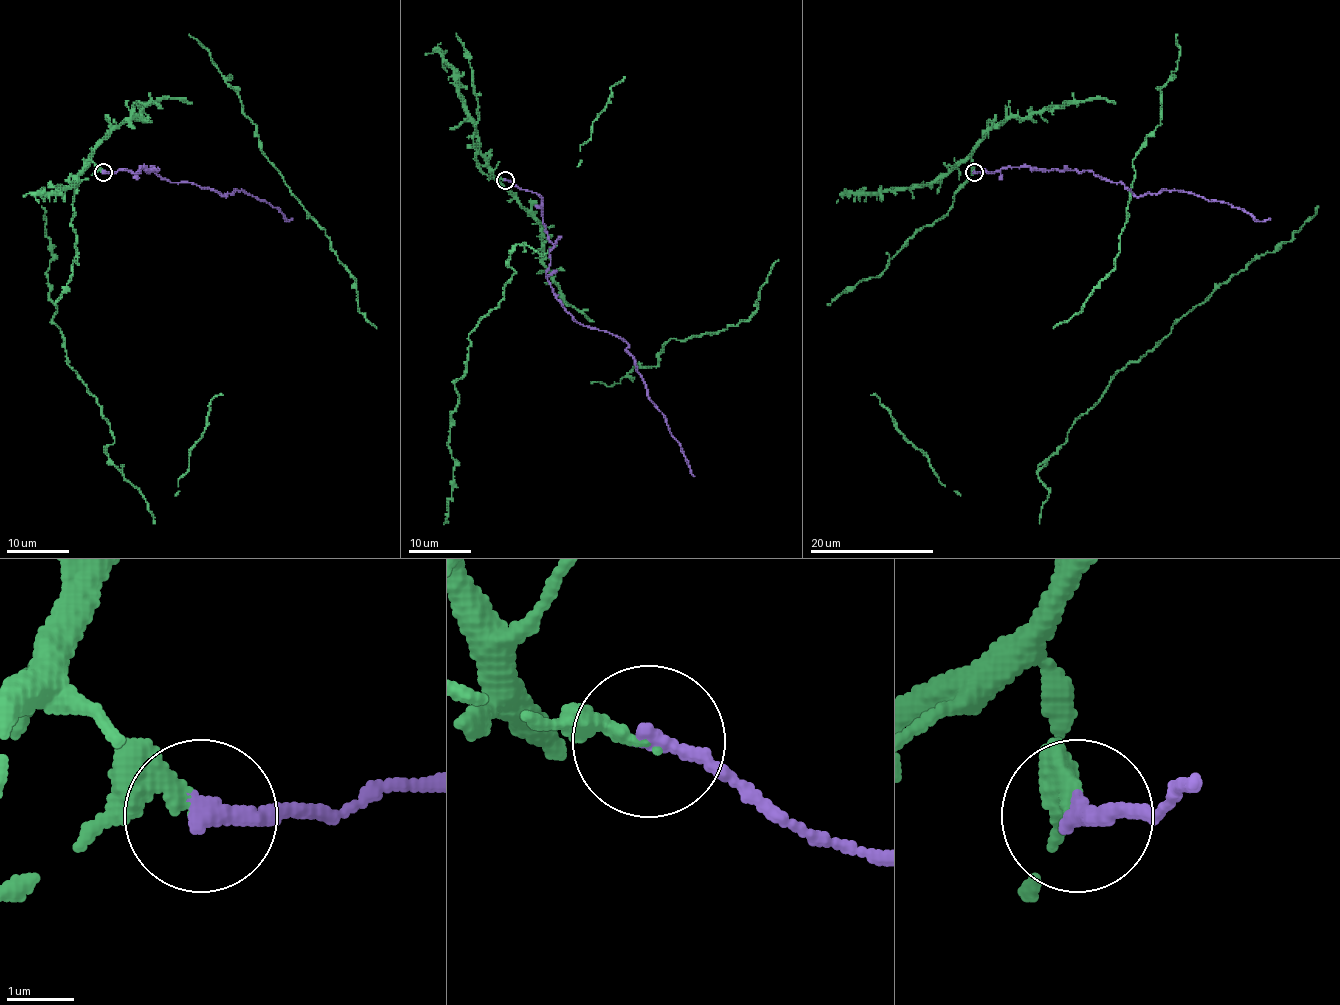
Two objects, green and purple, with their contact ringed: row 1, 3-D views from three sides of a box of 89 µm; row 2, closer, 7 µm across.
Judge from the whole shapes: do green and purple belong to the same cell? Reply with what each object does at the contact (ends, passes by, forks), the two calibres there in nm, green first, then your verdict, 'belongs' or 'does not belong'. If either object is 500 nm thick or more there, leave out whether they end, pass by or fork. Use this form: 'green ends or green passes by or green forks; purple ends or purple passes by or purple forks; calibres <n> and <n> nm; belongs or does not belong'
green ends; purple ends; calibres 240 and 280 nm; belongs

